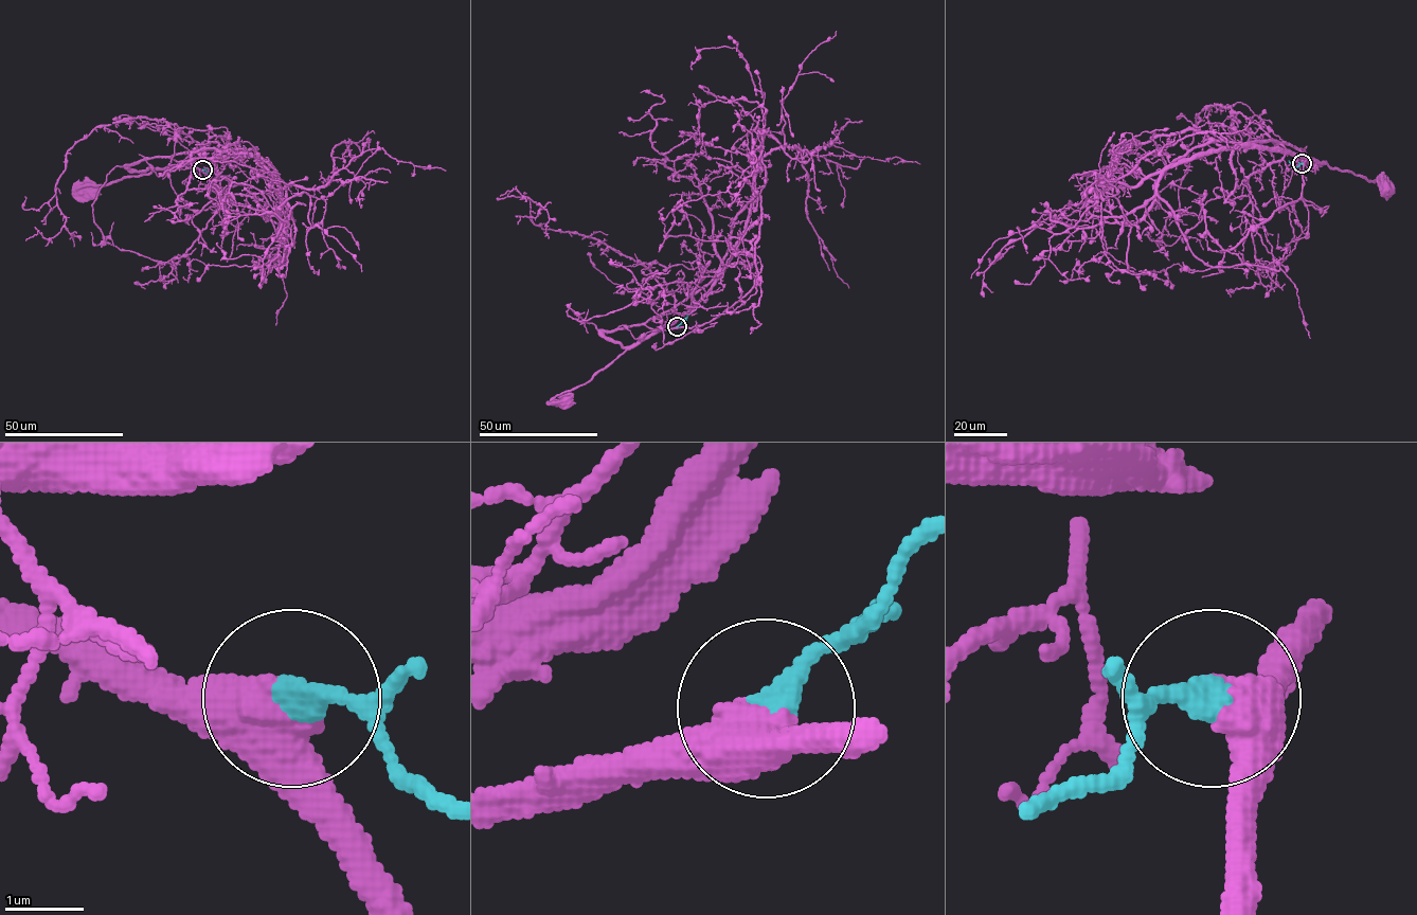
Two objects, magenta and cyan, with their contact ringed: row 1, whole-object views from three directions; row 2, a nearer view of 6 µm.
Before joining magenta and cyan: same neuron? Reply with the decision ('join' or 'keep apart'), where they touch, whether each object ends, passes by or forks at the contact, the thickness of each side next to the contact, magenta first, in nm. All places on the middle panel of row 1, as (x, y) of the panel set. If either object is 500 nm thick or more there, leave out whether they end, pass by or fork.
join; place (677, 326); calibres 550 and 360 nm

